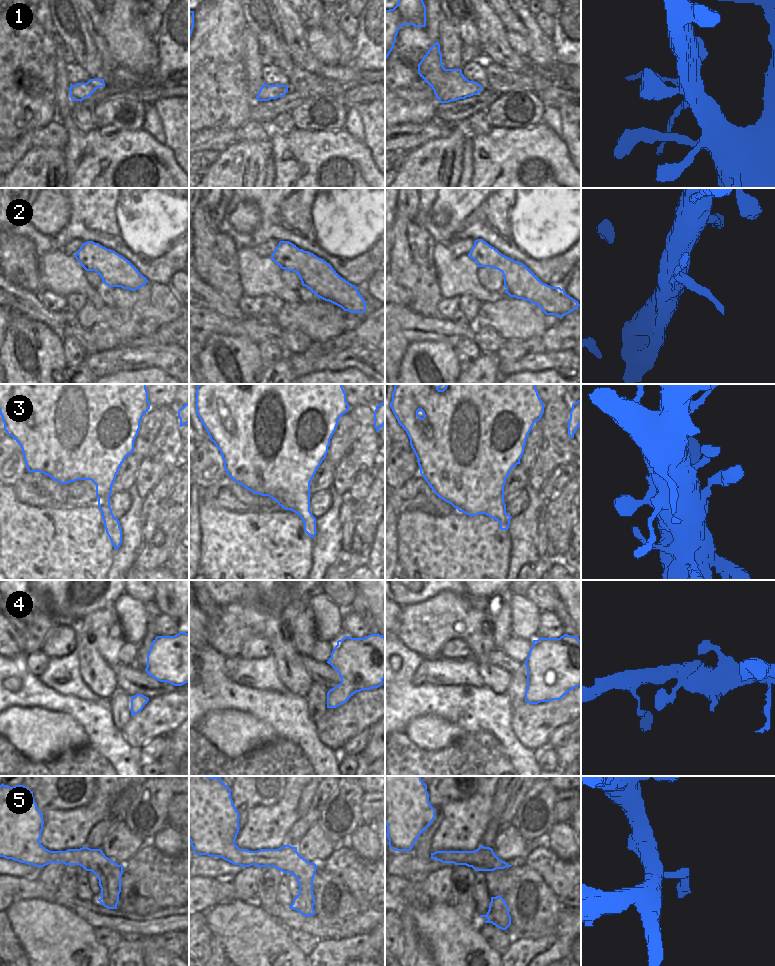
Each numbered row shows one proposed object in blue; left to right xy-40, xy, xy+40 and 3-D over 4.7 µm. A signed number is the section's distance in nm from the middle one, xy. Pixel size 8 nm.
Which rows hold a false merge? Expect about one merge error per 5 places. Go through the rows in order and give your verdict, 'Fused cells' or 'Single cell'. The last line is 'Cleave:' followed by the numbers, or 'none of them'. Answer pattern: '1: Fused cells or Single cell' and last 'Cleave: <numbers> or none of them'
1: Single cell
2: Fused cells
3: Single cell
4: Single cell
5: Single cell
Cleave: 2.

